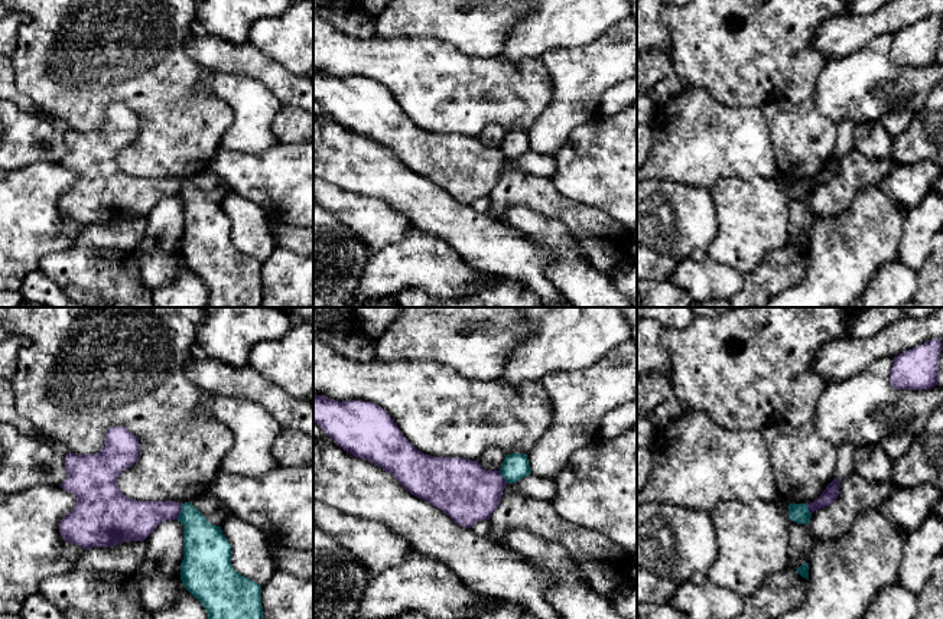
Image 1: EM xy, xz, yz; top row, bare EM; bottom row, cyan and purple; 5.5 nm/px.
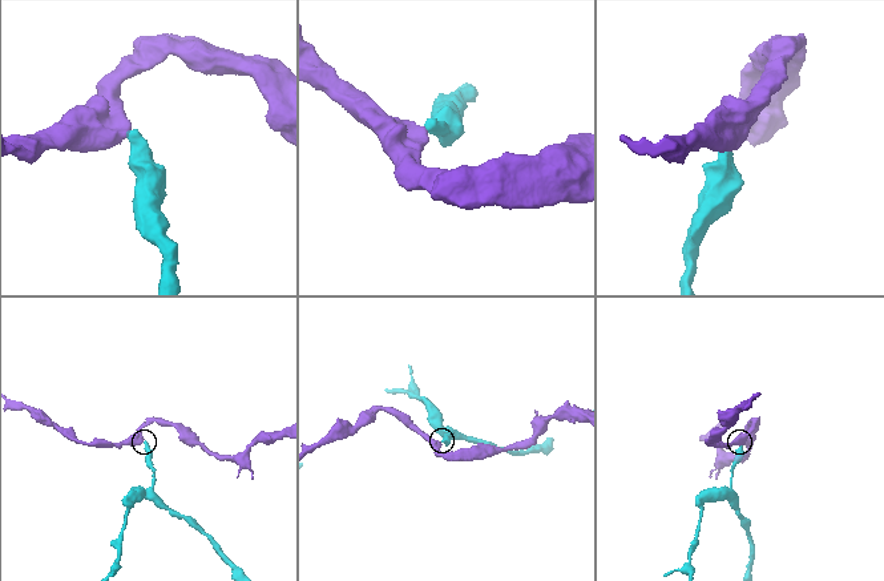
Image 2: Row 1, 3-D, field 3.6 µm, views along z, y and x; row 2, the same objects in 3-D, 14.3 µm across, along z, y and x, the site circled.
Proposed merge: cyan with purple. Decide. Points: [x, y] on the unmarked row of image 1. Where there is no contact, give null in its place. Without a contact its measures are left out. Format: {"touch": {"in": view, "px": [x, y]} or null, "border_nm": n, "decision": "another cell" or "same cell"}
{"touch": {"in": "xy", "px": [181, 188]}, "border_nm": 90, "decision": "another cell"}

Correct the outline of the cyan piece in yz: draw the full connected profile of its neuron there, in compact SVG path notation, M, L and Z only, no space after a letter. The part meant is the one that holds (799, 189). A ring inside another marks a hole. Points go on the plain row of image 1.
M790 180L788 195L797 201L809 201L812 190L807 185L807 180Z

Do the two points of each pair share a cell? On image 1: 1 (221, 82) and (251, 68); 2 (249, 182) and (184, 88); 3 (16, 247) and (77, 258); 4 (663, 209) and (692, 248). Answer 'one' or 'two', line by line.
1: two
2: two
3: two
4: one

